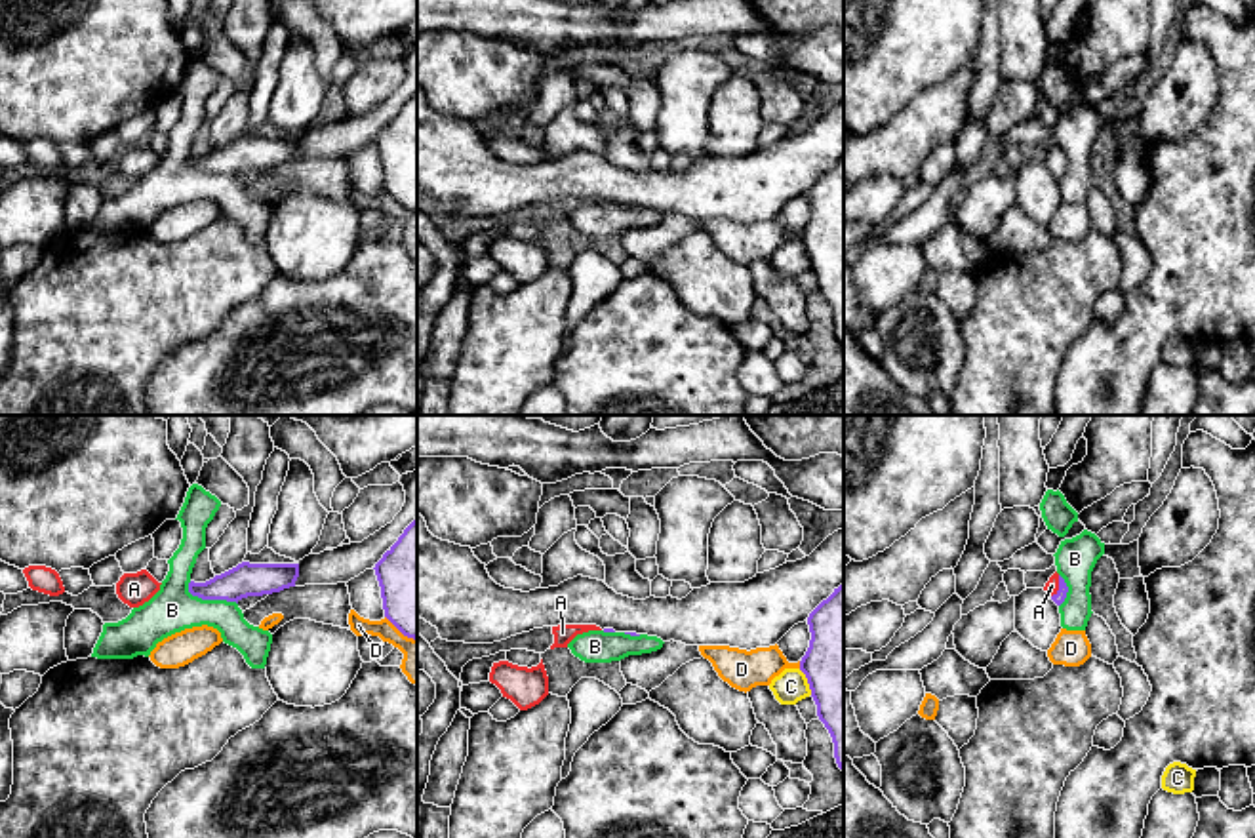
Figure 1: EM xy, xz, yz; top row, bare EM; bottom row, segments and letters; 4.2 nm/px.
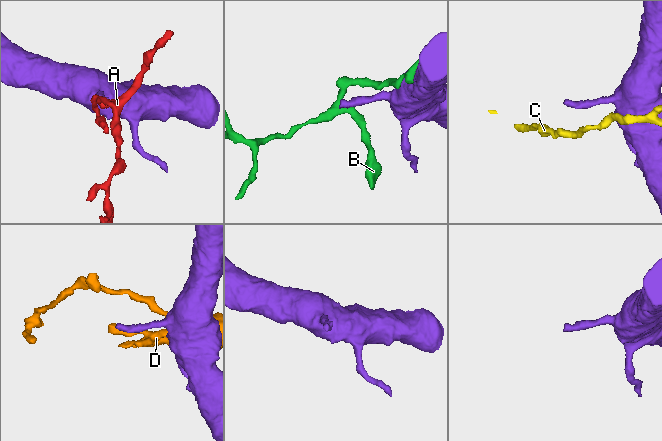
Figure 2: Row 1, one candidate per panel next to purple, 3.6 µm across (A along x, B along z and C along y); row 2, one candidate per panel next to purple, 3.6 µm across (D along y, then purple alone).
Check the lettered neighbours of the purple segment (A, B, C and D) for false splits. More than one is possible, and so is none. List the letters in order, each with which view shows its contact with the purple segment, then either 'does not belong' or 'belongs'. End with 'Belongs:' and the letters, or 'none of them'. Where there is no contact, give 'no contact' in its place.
A: meets purple in yz; belongs
B: meets purple in xy; does not belong
C: meets purple in xz; does not belong
D: meets purple in xy; does not belong
Belongs: A

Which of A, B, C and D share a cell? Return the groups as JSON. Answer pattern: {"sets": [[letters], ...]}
{"sets": [["A"], ["B"], ["C"], ["D"]]}

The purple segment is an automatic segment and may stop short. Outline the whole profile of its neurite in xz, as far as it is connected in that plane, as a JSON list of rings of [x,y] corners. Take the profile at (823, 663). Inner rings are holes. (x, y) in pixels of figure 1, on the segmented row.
[[[844,585],[807,617],[811,640],[800,661],[817,716],[834,743],[834,758],[844,771]]]

